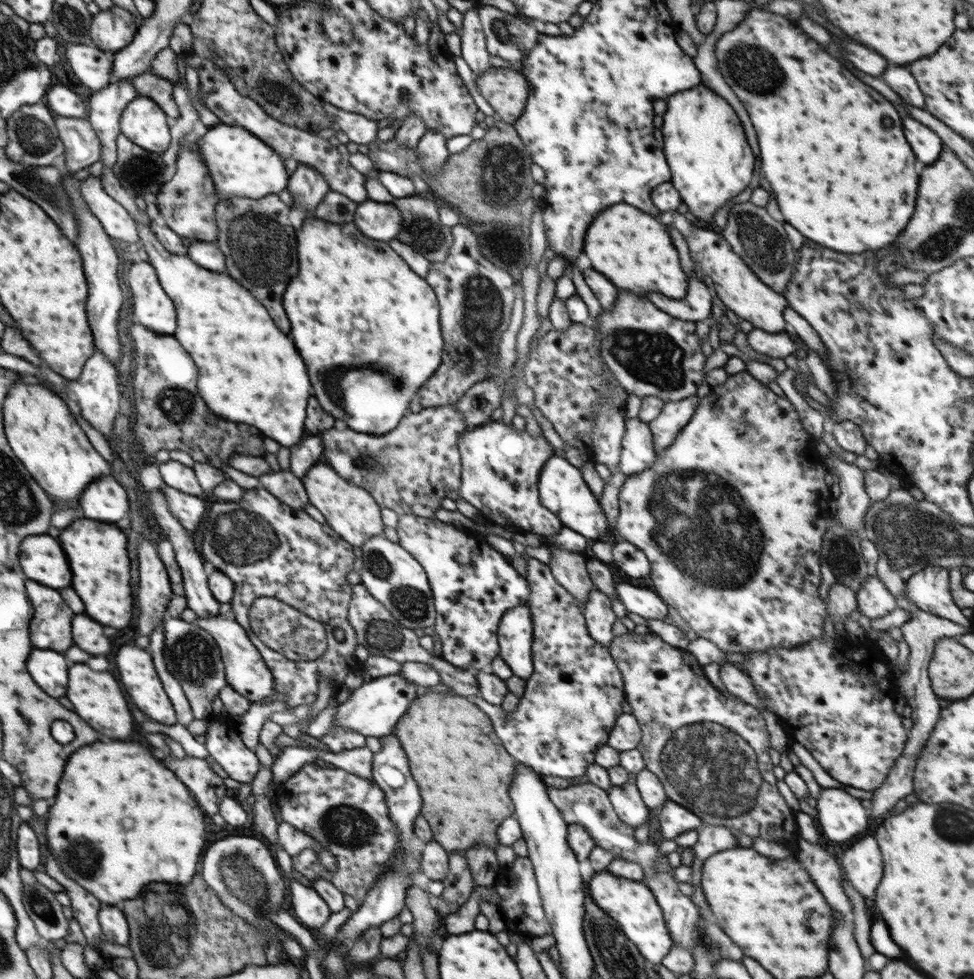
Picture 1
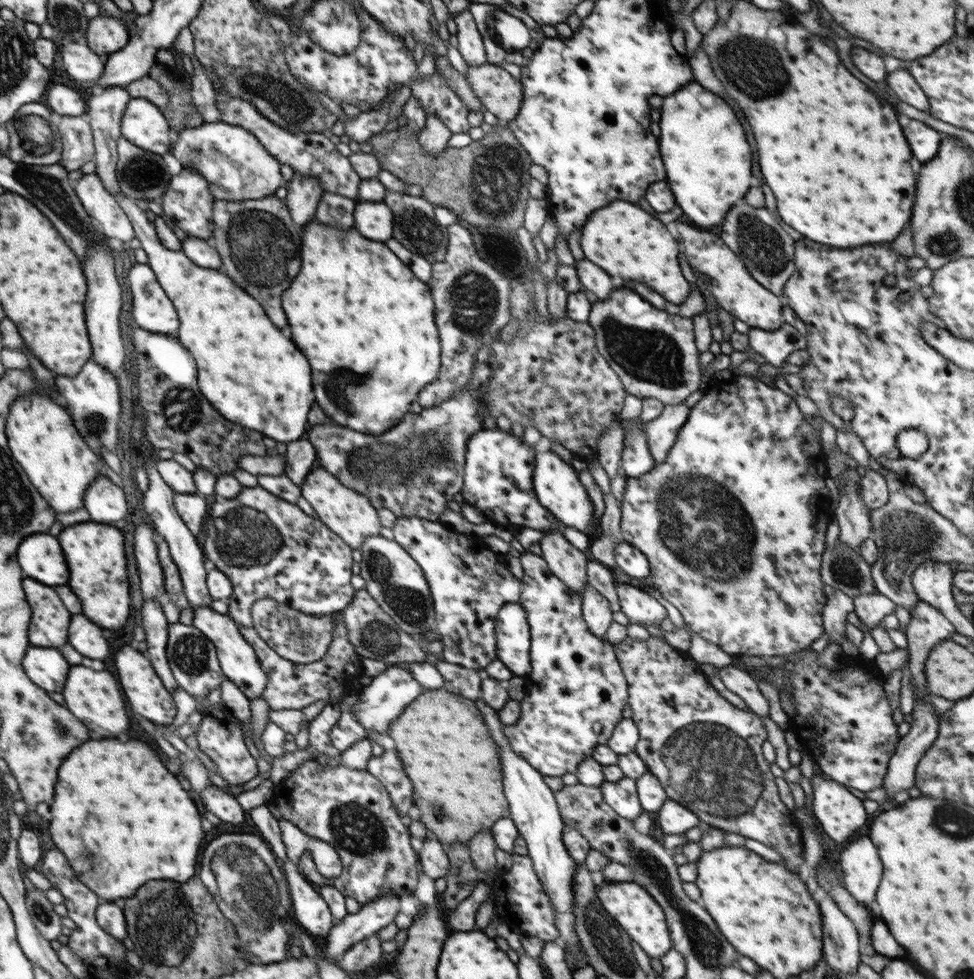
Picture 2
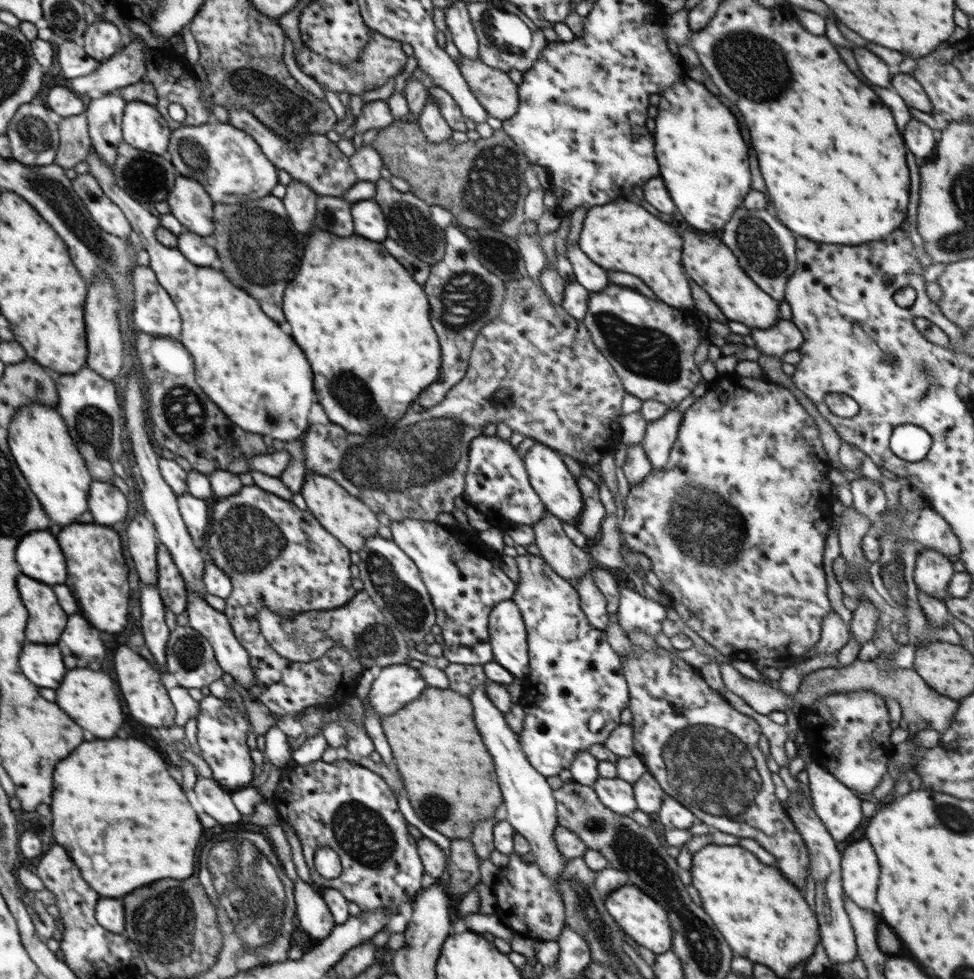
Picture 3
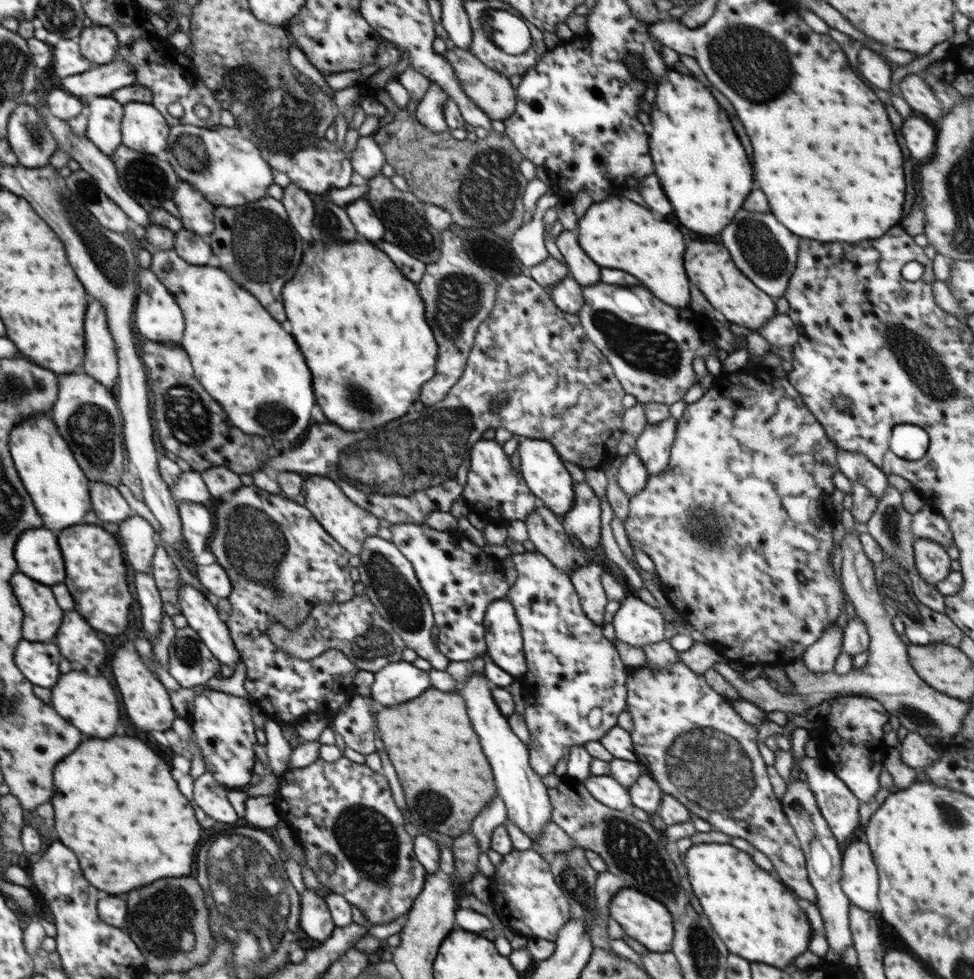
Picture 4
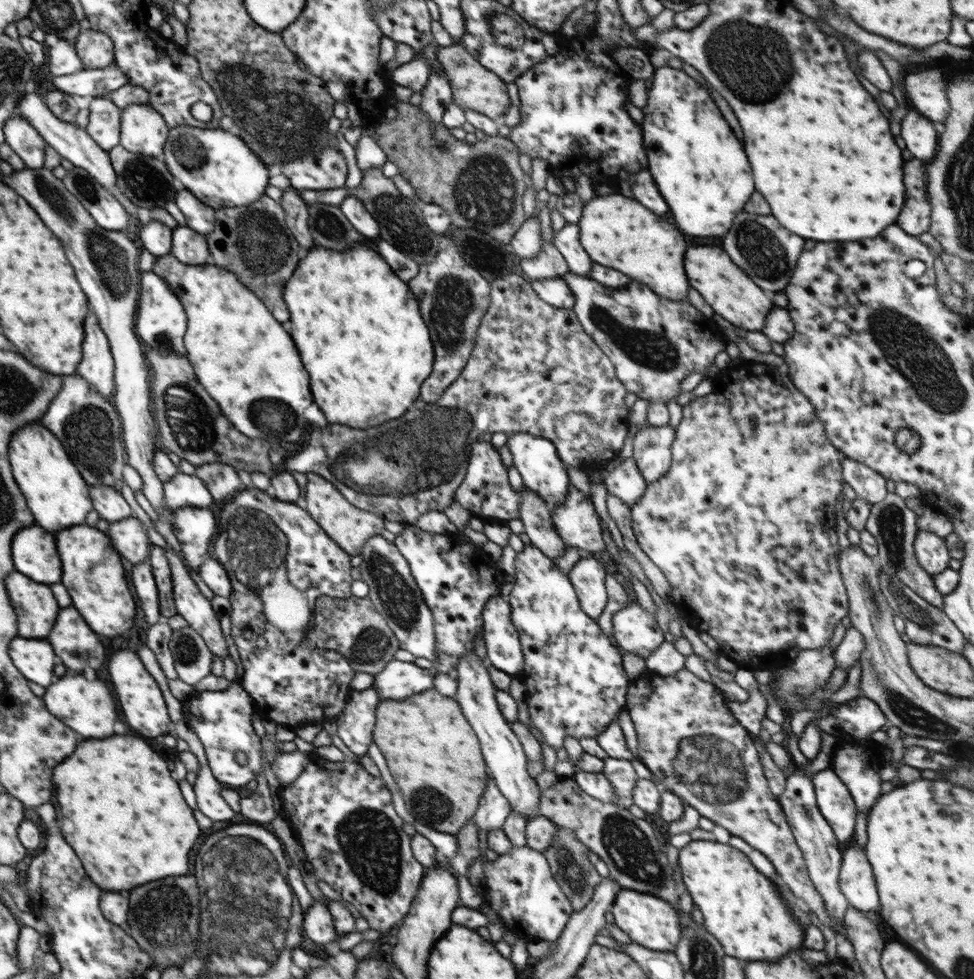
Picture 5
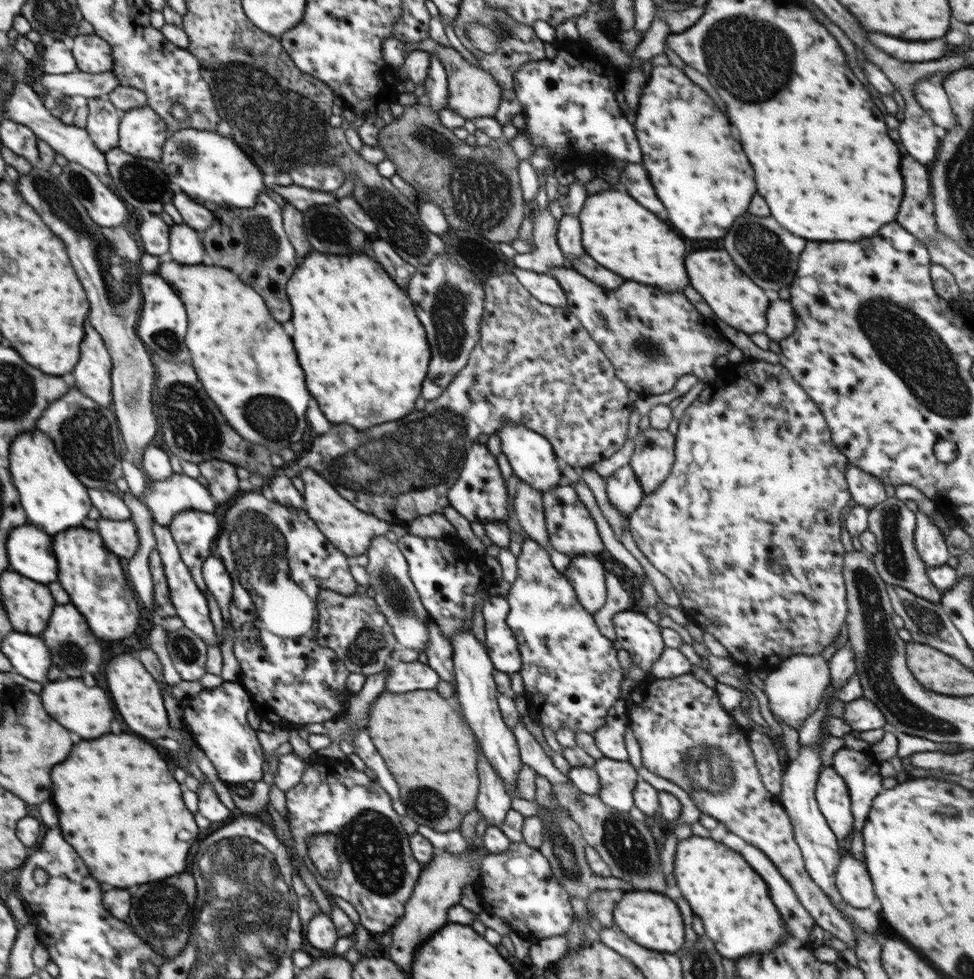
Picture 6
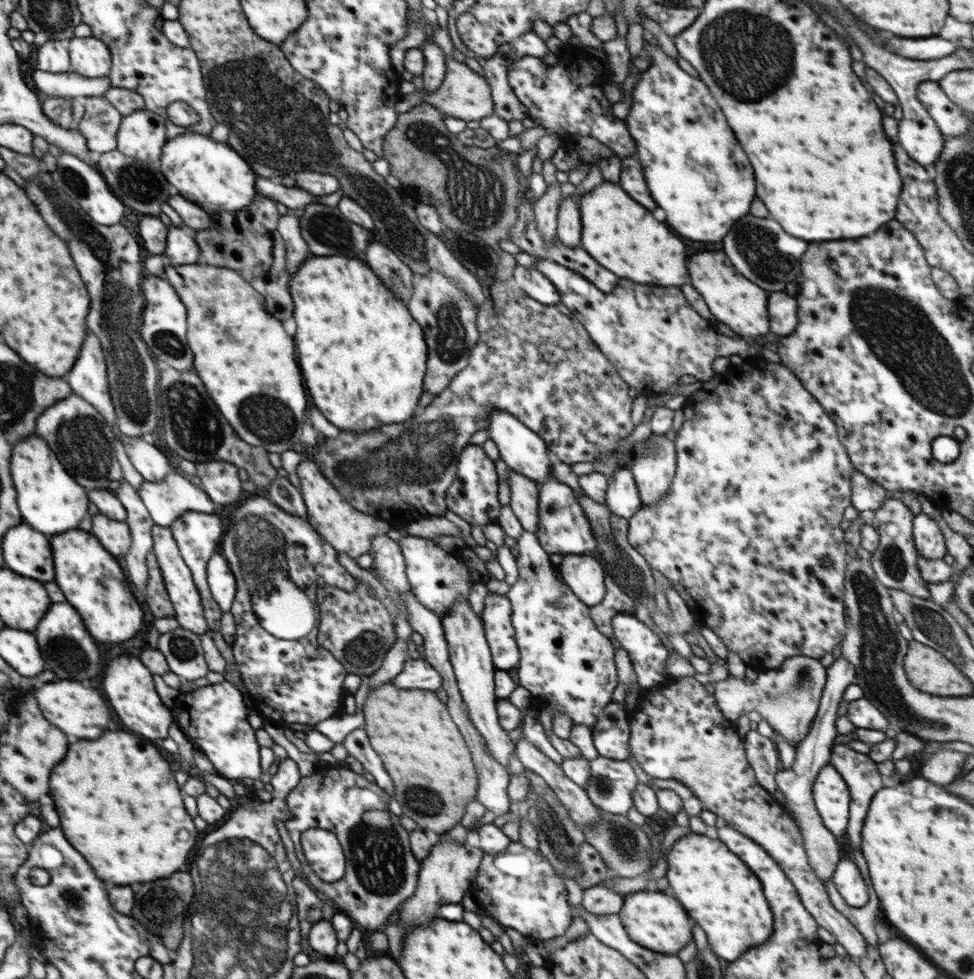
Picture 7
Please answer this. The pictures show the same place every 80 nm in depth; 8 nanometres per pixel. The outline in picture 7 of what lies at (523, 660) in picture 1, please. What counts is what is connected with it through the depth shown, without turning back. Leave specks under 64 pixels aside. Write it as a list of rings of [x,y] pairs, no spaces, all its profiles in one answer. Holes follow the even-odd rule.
[[[488,593],[482,611],[483,628],[497,670],[509,671],[520,661],[511,614],[511,602],[505,595]]]

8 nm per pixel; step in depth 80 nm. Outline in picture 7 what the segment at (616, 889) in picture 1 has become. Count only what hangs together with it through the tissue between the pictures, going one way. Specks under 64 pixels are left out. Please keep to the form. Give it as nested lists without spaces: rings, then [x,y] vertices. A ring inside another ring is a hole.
[[[636,892],[623,896],[624,903],[617,914],[629,937],[645,949],[665,955],[677,955],[692,938],[692,924],[676,898],[660,892]]]

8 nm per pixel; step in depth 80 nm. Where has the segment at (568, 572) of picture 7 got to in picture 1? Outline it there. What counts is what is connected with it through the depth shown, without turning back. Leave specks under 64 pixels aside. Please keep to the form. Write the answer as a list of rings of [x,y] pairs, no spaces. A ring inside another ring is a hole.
[[[593,588],[583,607],[589,635],[604,647],[609,647],[615,637],[612,633],[612,626],[617,616],[613,613],[612,603],[608,595]]]

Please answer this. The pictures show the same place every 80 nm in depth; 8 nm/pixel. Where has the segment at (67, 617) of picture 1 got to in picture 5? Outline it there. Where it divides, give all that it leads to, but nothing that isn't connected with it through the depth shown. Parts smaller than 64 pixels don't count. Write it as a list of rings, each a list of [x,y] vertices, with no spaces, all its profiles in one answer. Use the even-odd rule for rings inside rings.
[[[18,571],[7,575],[6,585],[18,615],[18,636],[46,640],[60,610],[50,586],[38,584]]]

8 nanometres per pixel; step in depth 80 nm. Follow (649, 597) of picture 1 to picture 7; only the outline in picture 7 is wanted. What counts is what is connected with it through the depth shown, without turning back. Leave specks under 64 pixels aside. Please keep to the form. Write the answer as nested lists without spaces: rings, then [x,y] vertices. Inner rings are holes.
[[[620,613],[612,619],[613,633],[620,648],[628,652],[642,690],[656,690],[669,681],[666,660],[669,652],[660,638],[633,613]]]

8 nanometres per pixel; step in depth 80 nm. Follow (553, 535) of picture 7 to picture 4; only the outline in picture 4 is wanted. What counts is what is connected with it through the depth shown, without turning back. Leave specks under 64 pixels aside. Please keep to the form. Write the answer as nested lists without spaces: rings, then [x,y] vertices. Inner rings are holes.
[[[575,482],[575,503],[573,507],[567,512],[562,514],[562,524],[566,528],[569,535],[574,535],[583,544],[584,550],[593,551],[601,544],[600,542],[600,499],[596,497],[594,490],[588,485],[588,482]]]

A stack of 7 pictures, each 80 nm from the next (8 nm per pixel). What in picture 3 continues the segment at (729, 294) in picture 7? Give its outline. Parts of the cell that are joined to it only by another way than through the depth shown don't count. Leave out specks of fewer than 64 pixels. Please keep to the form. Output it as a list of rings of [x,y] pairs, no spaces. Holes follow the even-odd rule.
[[[682,230],[684,250],[682,250],[682,262],[686,272],[694,282],[698,282],[710,298],[716,302],[716,306],[722,310],[728,321],[740,322],[750,329],[766,330],[776,325],[779,319],[779,301],[774,300],[767,292],[758,288],[752,278],[742,270],[738,258],[722,244],[720,238],[712,238],[700,232]]]

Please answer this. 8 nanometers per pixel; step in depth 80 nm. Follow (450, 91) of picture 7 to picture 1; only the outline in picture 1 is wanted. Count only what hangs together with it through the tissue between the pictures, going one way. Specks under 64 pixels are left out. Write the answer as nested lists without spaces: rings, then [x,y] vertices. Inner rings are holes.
[[[492,66],[474,78],[480,94],[495,110],[495,118],[514,123],[528,100],[528,79],[520,70]]]

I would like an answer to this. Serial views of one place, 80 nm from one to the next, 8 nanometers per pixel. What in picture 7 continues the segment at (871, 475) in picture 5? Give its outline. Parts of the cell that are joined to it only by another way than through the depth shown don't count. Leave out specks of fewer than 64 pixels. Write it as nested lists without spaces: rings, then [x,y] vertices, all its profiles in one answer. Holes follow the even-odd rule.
[[[854,470],[851,476],[851,504],[856,510],[860,513],[863,510],[876,512],[886,499],[886,489],[883,486]]]

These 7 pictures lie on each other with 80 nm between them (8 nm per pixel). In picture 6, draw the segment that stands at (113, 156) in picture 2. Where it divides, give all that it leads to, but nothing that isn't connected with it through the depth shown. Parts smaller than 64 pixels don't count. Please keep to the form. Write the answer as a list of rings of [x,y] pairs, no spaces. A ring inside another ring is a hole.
[[[90,98],[87,108],[89,115],[85,129],[95,145],[104,152],[118,147],[119,124],[125,112],[116,108],[108,98]]]

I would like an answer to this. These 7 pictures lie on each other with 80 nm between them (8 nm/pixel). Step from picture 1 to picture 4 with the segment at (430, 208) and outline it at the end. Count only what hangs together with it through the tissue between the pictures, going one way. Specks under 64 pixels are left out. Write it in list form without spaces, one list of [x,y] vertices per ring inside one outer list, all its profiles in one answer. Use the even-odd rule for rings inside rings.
[[[381,172],[370,181],[366,181],[366,184],[366,195],[362,195],[362,199],[366,200],[376,216],[381,218],[384,225],[384,240],[400,246],[404,252],[408,252],[427,265],[435,263],[440,258],[442,240],[440,240],[440,230],[432,228],[426,220],[425,203],[420,202],[416,193],[411,190],[408,192],[397,190],[390,178],[383,176]]]

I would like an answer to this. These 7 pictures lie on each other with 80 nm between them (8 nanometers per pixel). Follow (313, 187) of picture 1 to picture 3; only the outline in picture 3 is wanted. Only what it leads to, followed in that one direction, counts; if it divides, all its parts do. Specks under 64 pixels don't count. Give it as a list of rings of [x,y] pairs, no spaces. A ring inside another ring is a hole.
[[[294,179],[286,186],[282,203],[298,232],[304,232],[304,234],[310,232],[310,226],[314,224],[317,211],[317,198],[318,196],[306,184],[298,180]]]

